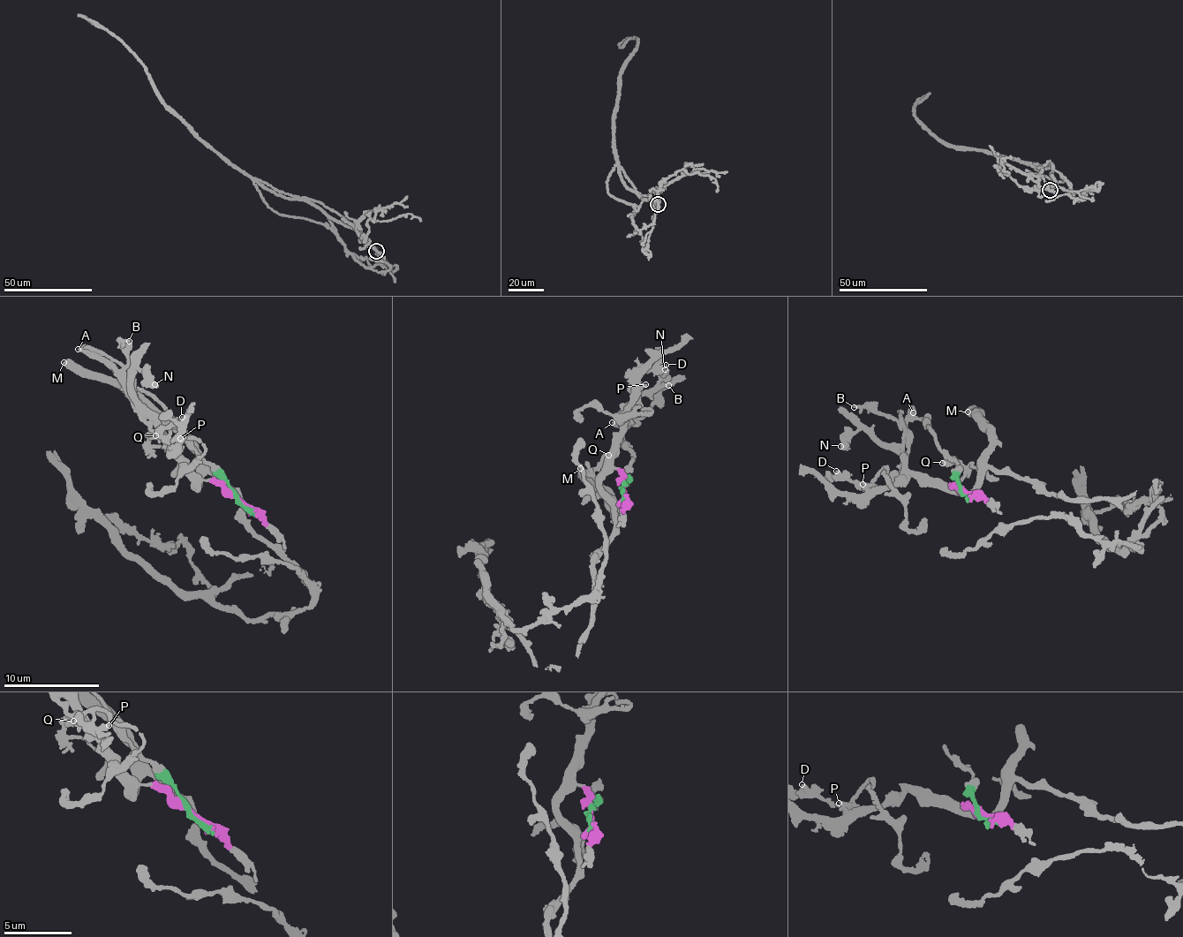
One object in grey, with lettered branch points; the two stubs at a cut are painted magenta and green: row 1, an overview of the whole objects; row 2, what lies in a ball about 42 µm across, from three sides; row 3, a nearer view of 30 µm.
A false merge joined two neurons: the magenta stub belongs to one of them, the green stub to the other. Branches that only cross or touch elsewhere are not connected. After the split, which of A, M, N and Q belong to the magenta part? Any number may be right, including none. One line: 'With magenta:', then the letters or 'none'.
With magenta: M, N, Q

